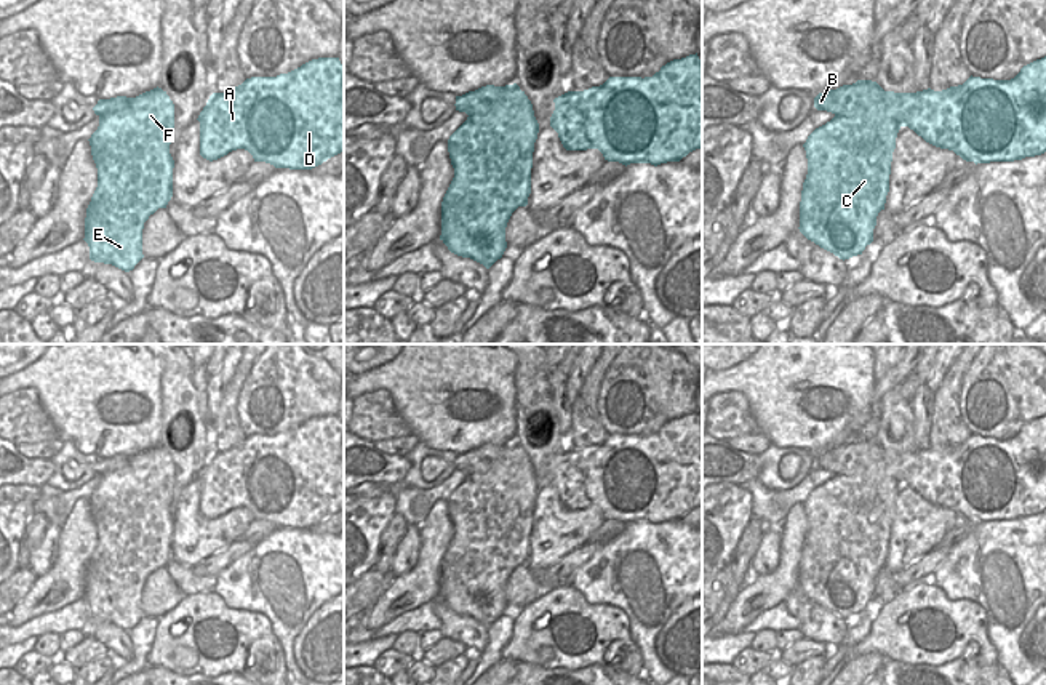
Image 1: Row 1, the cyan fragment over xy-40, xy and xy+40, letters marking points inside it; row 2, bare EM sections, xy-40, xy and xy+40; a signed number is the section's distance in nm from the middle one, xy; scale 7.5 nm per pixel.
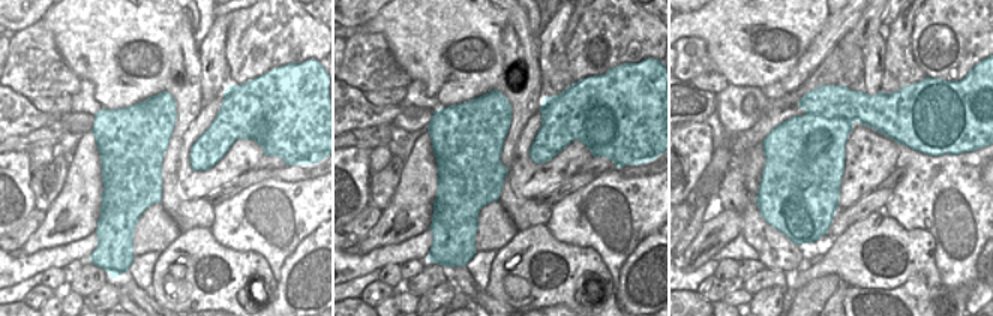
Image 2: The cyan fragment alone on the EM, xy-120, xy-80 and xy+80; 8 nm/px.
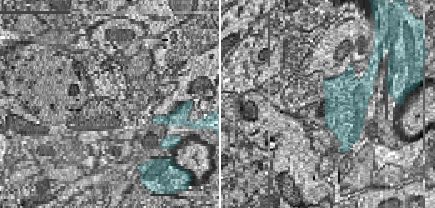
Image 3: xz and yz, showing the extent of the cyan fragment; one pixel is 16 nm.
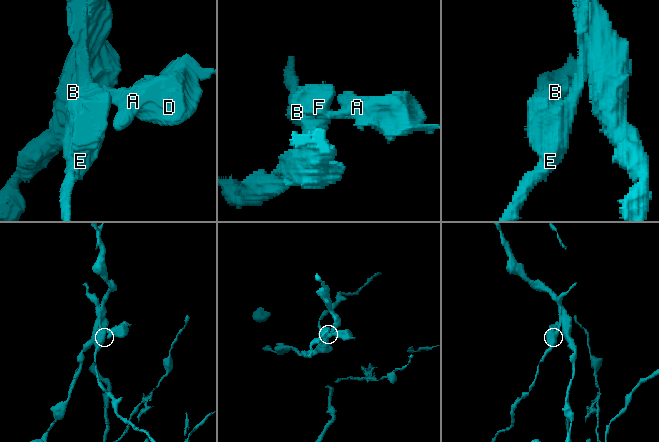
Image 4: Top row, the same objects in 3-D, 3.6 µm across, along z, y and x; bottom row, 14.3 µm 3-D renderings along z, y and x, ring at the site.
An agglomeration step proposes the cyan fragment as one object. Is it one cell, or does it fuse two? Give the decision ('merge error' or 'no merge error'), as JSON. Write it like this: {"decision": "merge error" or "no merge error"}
{"decision": "merge error"}

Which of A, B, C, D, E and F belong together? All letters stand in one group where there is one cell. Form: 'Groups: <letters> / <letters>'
Groups: A B D / C E F

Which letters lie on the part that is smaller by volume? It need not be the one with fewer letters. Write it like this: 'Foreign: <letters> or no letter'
Foreign: A, B, D

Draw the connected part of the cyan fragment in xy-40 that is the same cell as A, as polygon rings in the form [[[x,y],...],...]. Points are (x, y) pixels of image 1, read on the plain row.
[[[318,416],[288,432],[246,437],[232,450],[213,451],[197,479],[200,480],[200,514],[210,520],[245,507],[254,520],[265,520],[275,527],[312,528],[344,511],[342,423],[339,416]]]

